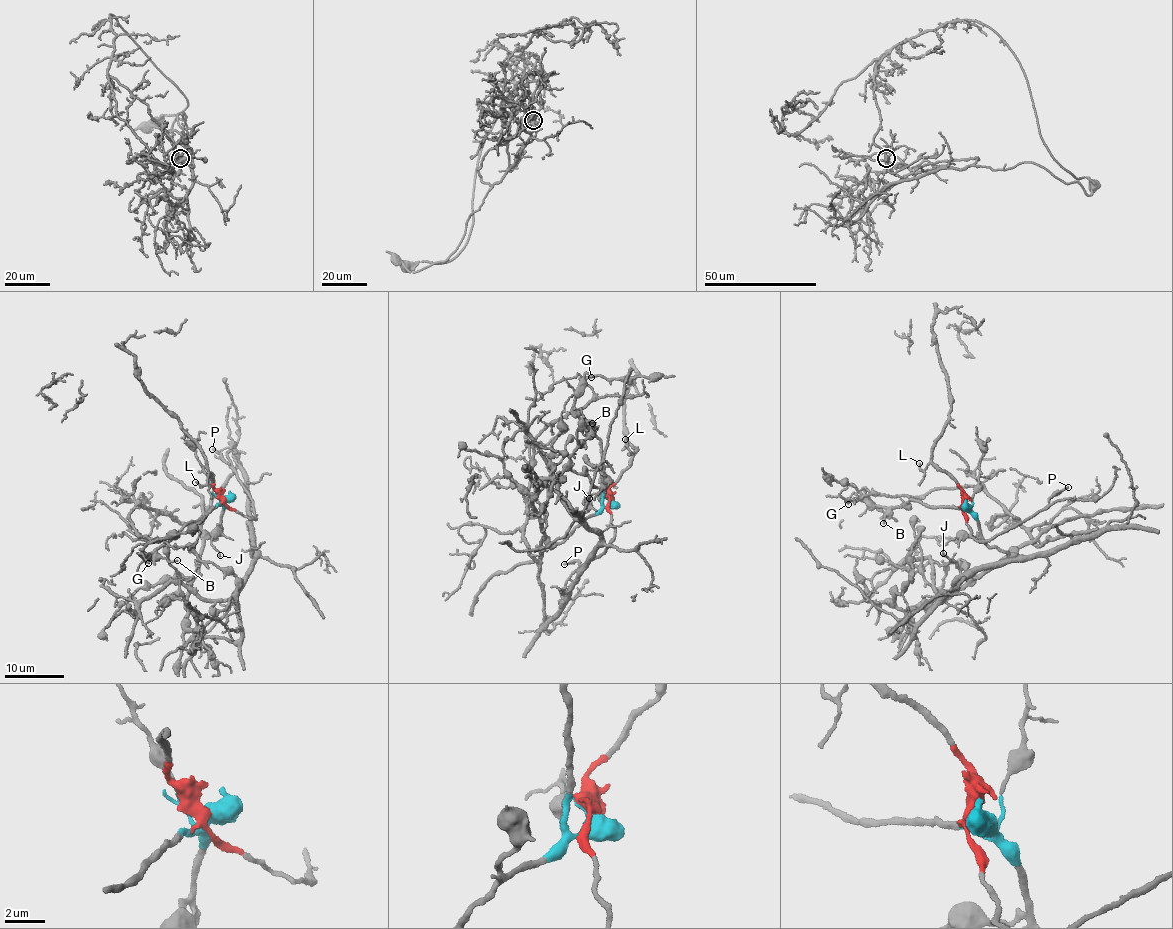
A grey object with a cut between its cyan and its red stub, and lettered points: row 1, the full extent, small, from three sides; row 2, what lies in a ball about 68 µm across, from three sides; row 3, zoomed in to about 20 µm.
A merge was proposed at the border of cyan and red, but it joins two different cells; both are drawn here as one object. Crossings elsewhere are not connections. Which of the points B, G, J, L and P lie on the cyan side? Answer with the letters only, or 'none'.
B, G, J

